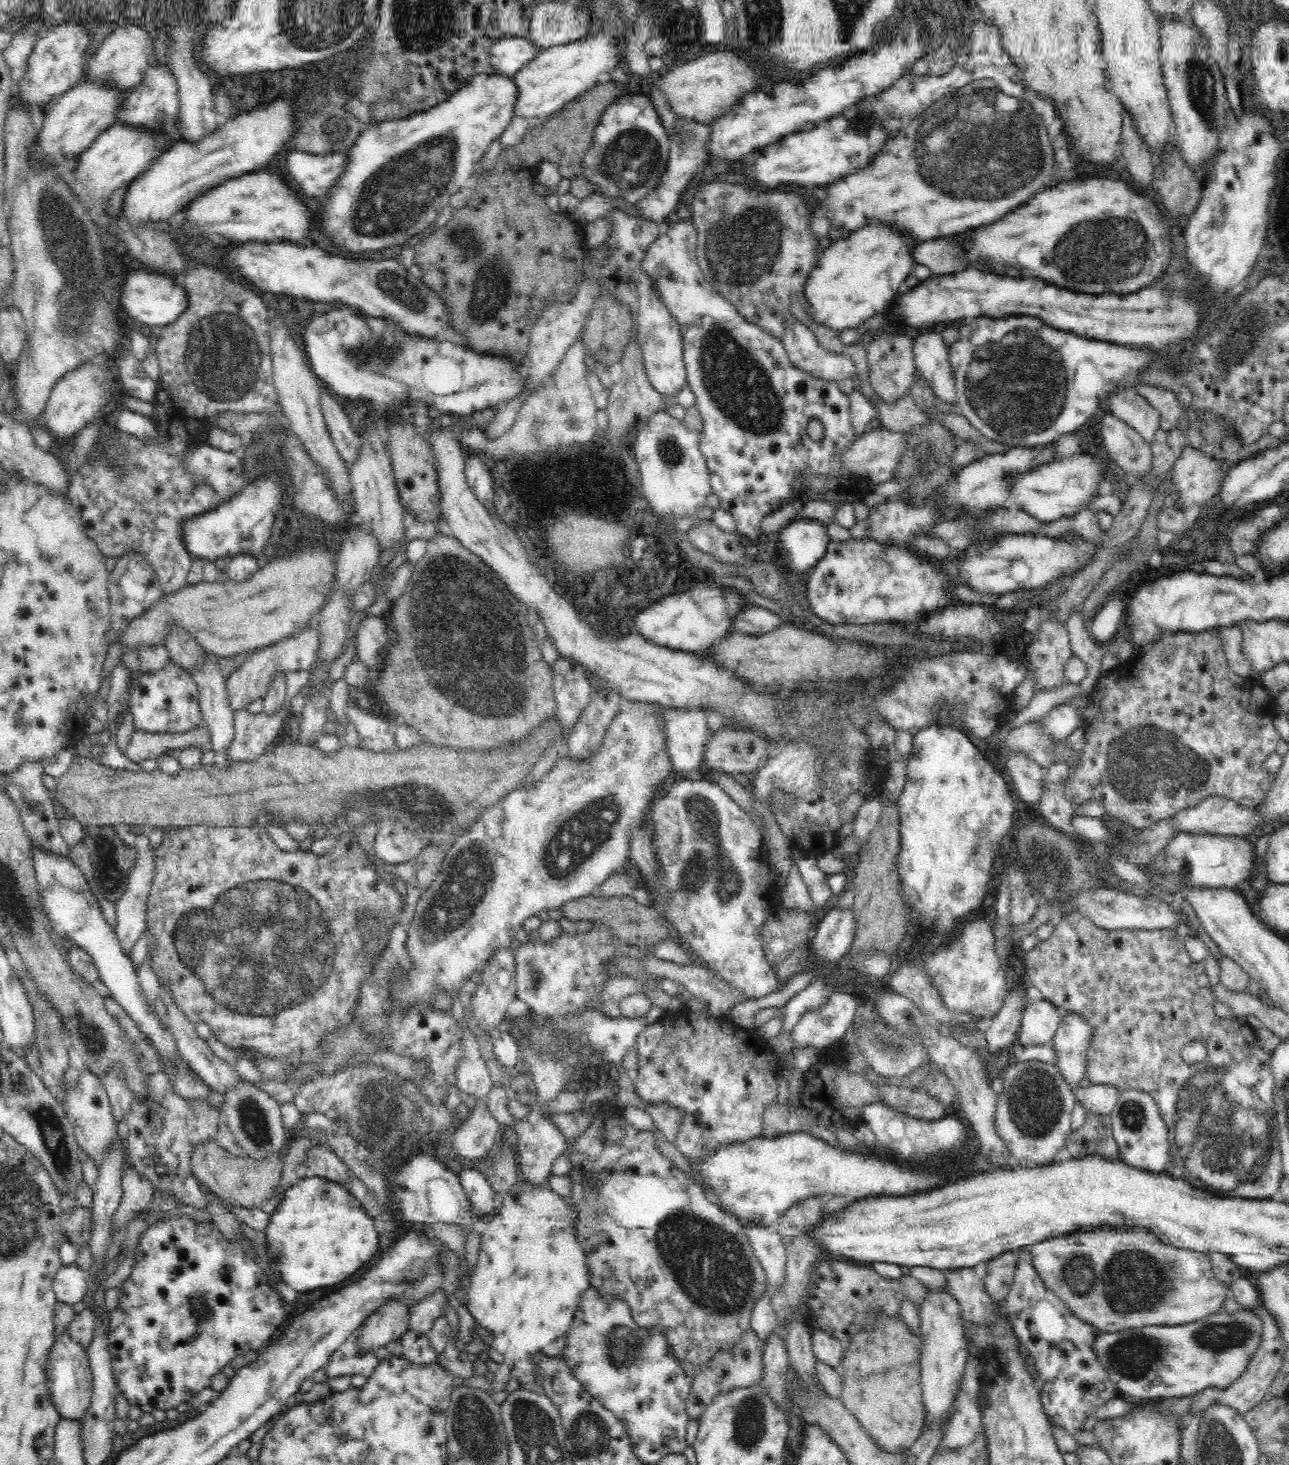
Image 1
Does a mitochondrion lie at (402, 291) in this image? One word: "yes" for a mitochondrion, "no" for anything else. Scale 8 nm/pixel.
yes

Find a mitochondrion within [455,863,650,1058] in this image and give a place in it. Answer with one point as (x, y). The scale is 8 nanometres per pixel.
(534, 972)

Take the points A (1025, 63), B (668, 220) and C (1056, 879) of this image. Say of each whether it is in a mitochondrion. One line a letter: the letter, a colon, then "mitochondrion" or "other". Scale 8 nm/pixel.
A: other
B: other
C: mitochondrion

